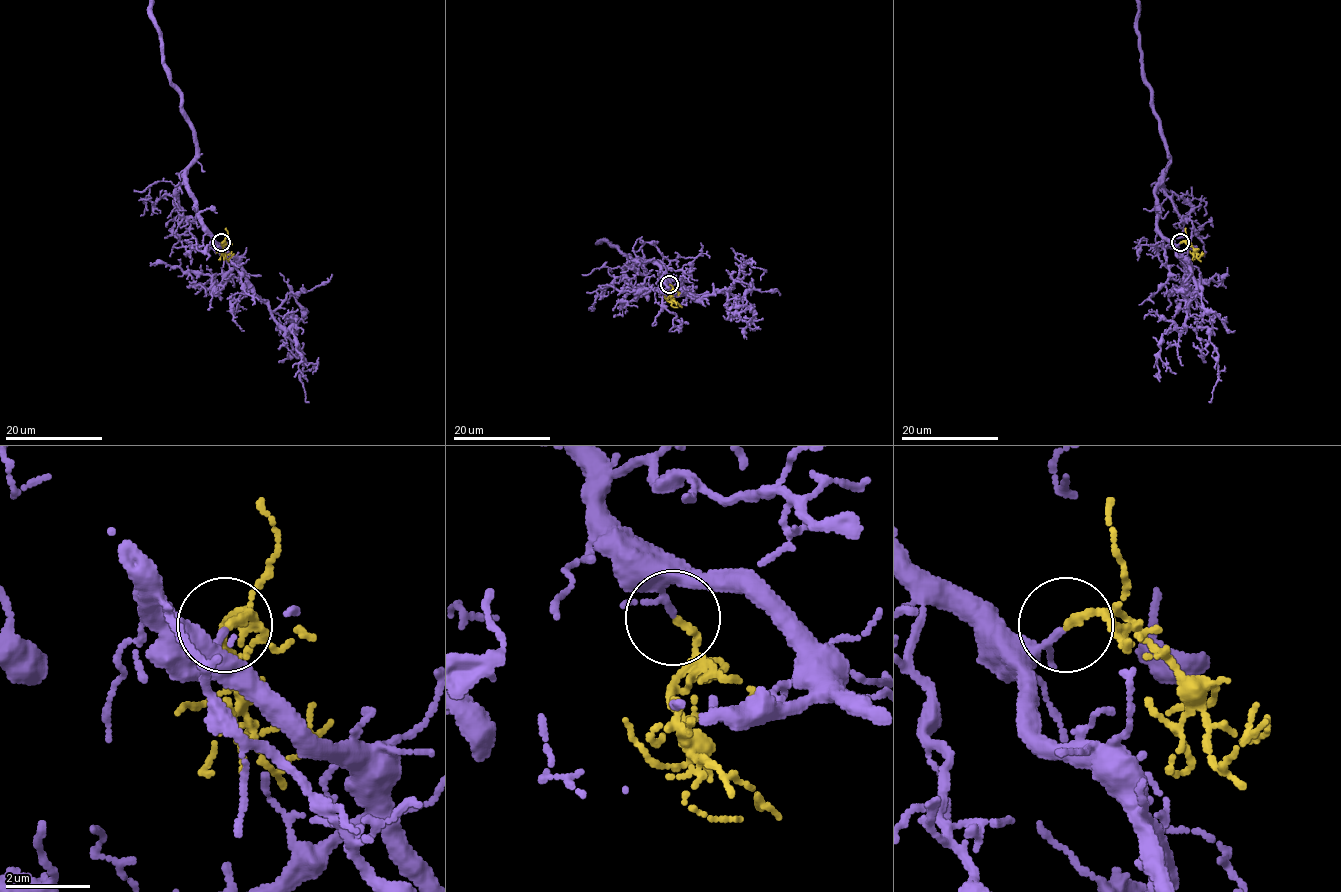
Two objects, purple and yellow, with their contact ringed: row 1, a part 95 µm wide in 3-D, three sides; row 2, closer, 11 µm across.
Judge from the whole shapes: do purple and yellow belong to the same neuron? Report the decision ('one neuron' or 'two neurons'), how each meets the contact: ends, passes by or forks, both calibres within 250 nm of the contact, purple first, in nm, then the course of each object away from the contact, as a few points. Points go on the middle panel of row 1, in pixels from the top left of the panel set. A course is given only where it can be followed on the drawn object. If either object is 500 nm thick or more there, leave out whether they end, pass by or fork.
one neuron; purple ends there; yellow ends there; 150 nm thick on the purple side, 170 nm on the other; yellow runs (670, 284), (671, 297), (682, 307)

